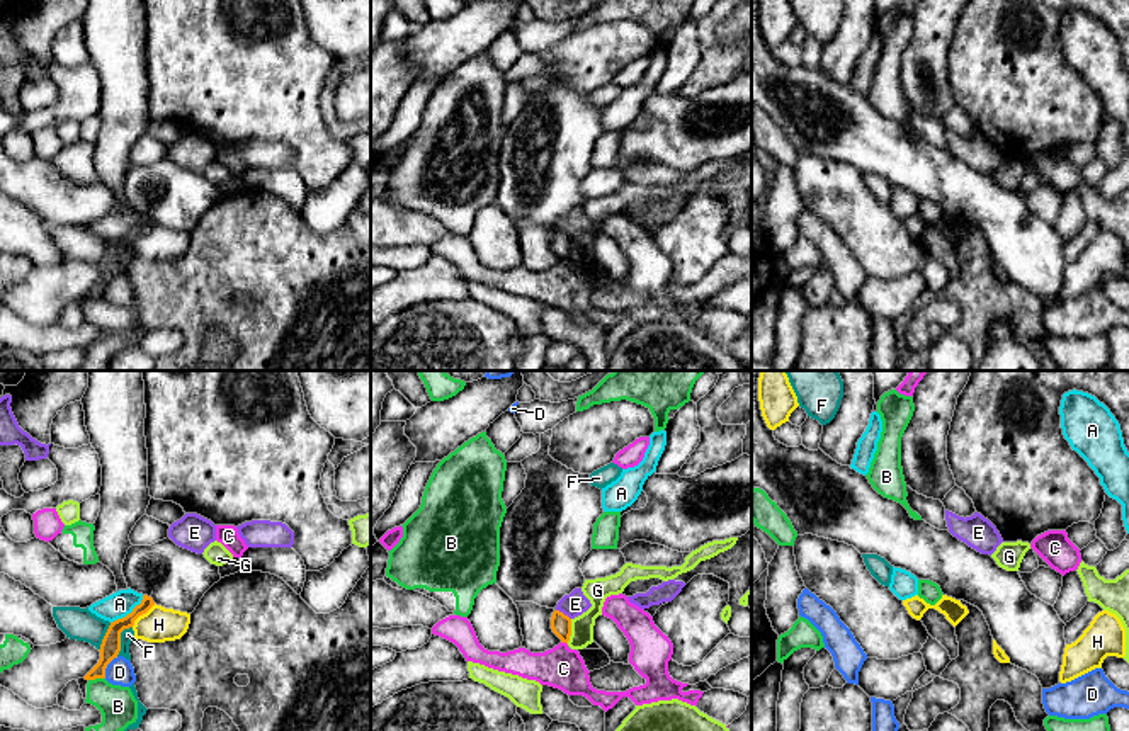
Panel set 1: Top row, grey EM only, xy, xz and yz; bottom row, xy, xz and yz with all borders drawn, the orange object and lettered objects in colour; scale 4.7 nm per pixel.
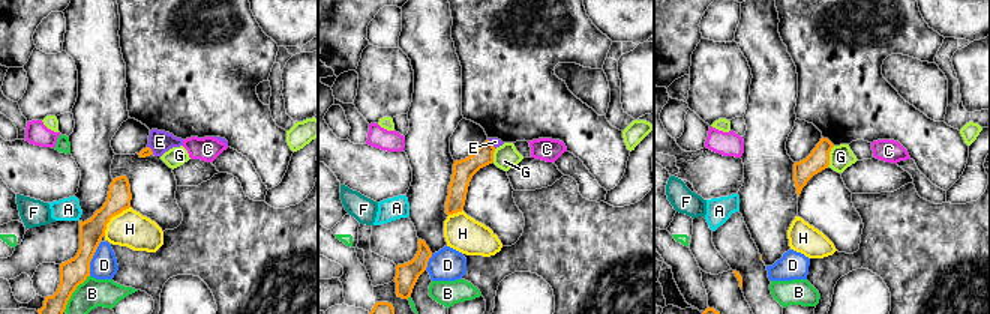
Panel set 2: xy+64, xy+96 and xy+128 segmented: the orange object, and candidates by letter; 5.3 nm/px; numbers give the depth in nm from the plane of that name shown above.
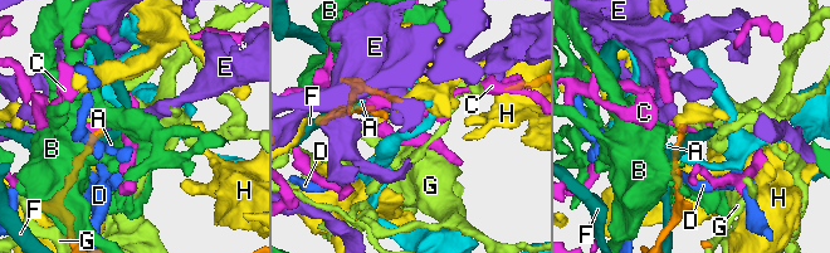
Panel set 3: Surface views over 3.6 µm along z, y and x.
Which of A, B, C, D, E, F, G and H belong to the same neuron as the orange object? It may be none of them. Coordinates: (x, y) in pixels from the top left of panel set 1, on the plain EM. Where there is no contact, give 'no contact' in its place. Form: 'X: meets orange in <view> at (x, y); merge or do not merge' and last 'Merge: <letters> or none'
A: meets orange in xy at (128, 233); do not merge
B: meets orange in xy at (96, 296); do not merge
C: meets orange in xz at (565, 260); do not merge
D: meets orange in xy at (106, 286); do not merge
E: meets orange in xz at (561, 232); do not merge
F: meets orange in xy at (119, 259); do not merge
G: meets orange in xz at (570, 250); do not merge
H: meets orange in xy at (141, 233); do not merge
Merge: none

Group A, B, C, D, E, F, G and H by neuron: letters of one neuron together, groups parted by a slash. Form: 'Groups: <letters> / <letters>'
Groups: A / B / C / D / E / F / G / H

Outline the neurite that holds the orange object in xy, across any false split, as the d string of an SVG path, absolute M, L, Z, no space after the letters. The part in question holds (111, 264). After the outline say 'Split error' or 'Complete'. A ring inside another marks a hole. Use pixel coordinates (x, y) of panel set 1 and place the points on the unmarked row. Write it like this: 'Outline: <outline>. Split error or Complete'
Outline: M143 214L143 219L139 224L136 224L133 228L131 233L128 233L122 238L117 238L114 241L111 241L102 264L100 264L100 279L99 282L83 296L85 299L95 299L95 298L105 298L105 287L107 284L117 277L119 270L121 270L121 252L124 248L129 248L134 245L134 240L146 233L151 226L155 224L153 218L148 214Z. Complete

